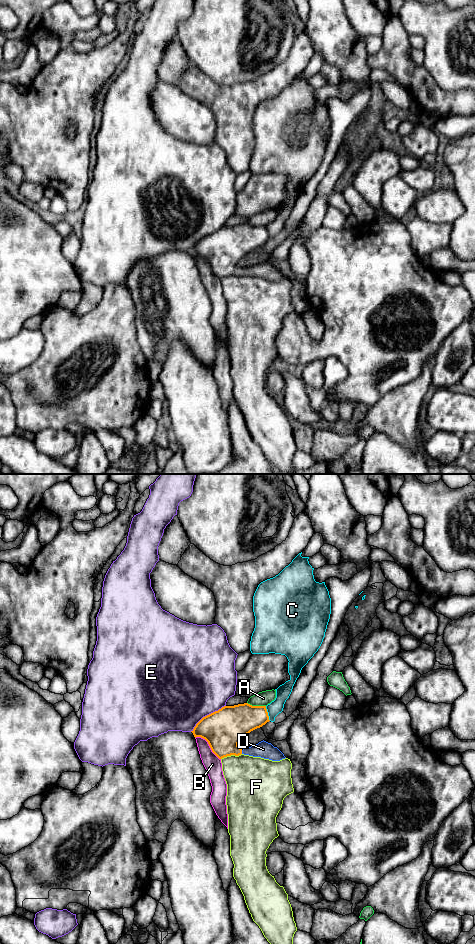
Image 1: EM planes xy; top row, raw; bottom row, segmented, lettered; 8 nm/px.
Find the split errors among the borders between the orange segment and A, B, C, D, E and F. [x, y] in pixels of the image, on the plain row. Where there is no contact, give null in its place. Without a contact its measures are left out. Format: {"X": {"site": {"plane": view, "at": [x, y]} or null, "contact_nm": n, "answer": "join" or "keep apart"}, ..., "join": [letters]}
{"A": {"site": {"plane": "xy", "at": [256, 226]}, "contact_nm": 160, "answer": "keep apart"}, "B": {"site": {"plane": "xy", "at": [209, 265]}, "contact_nm": 280, "answer": "keep apart"}, "C": {"site": {"plane": "xy", "at": [267, 233]}, "contact_nm": 130, "answer": "keep apart"}, "D": {"site": {"plane": "xy", "at": [241, 272]}, "contact_nm": 30, "answer": "join"}, "E": {"site": {"plane": "xy", "at": [207, 235]}, "contact_nm": 360, "answer": "keep apart"}, "F": {"site": {"plane": "xy", "at": [231, 274]}, "contact_nm": 180, "answer": "keep apart"}, "join": ["D"]}

